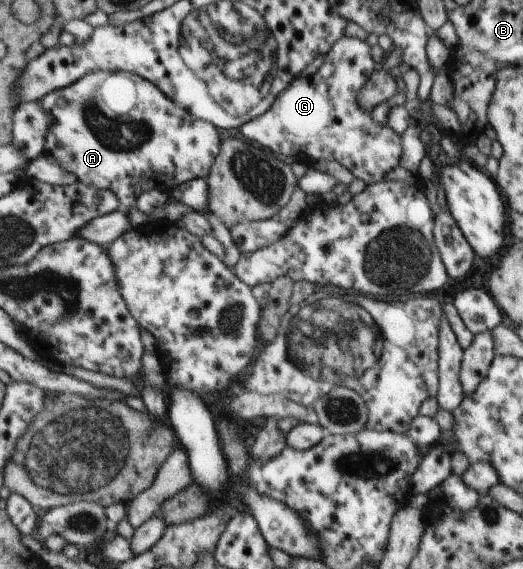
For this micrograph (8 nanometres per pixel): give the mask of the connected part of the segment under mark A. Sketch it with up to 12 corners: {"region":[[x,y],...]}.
{"region":[[152,82],[40,100],[50,155],[127,212],[208,178],[221,140]]}

